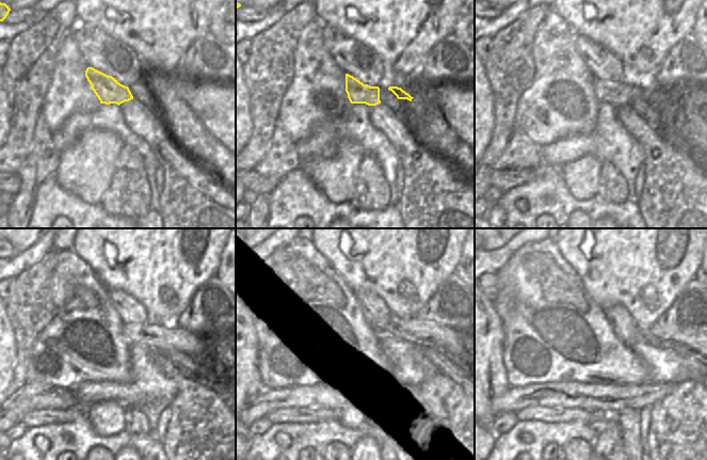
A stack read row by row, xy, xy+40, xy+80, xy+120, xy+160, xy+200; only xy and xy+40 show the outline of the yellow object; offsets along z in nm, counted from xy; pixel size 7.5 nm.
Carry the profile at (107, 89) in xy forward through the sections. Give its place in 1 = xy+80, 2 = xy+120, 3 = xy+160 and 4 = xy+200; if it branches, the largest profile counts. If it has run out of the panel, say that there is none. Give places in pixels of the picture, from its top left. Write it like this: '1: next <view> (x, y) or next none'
1: next xy+80 (616, 94)
2: next xy+120 (158, 338)
3: next xy+160 (404, 336)
4: next xy+200 (688, 343)

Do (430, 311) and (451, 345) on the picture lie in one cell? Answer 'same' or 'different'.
different

